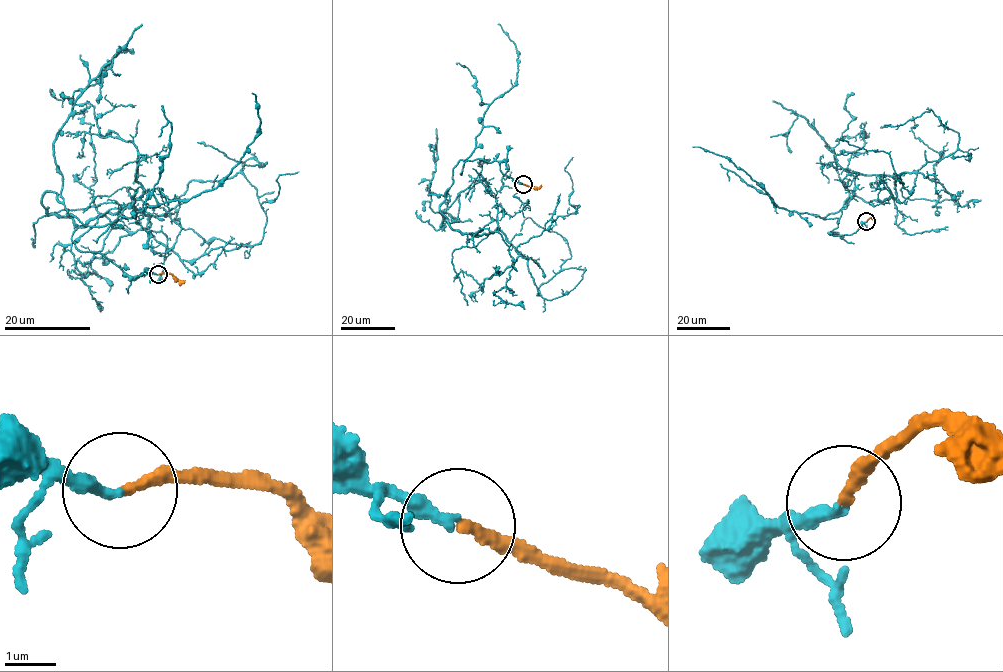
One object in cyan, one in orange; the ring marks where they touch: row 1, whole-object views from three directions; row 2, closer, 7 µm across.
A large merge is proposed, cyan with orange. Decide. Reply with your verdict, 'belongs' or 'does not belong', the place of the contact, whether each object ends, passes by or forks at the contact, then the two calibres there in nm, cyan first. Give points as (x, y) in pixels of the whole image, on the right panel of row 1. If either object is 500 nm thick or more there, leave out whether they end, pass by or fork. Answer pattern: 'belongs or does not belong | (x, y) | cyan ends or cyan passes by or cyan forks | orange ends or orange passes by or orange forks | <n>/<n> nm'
belongs | (866, 221) | cyan ends | orange ends | 240/200 nm

